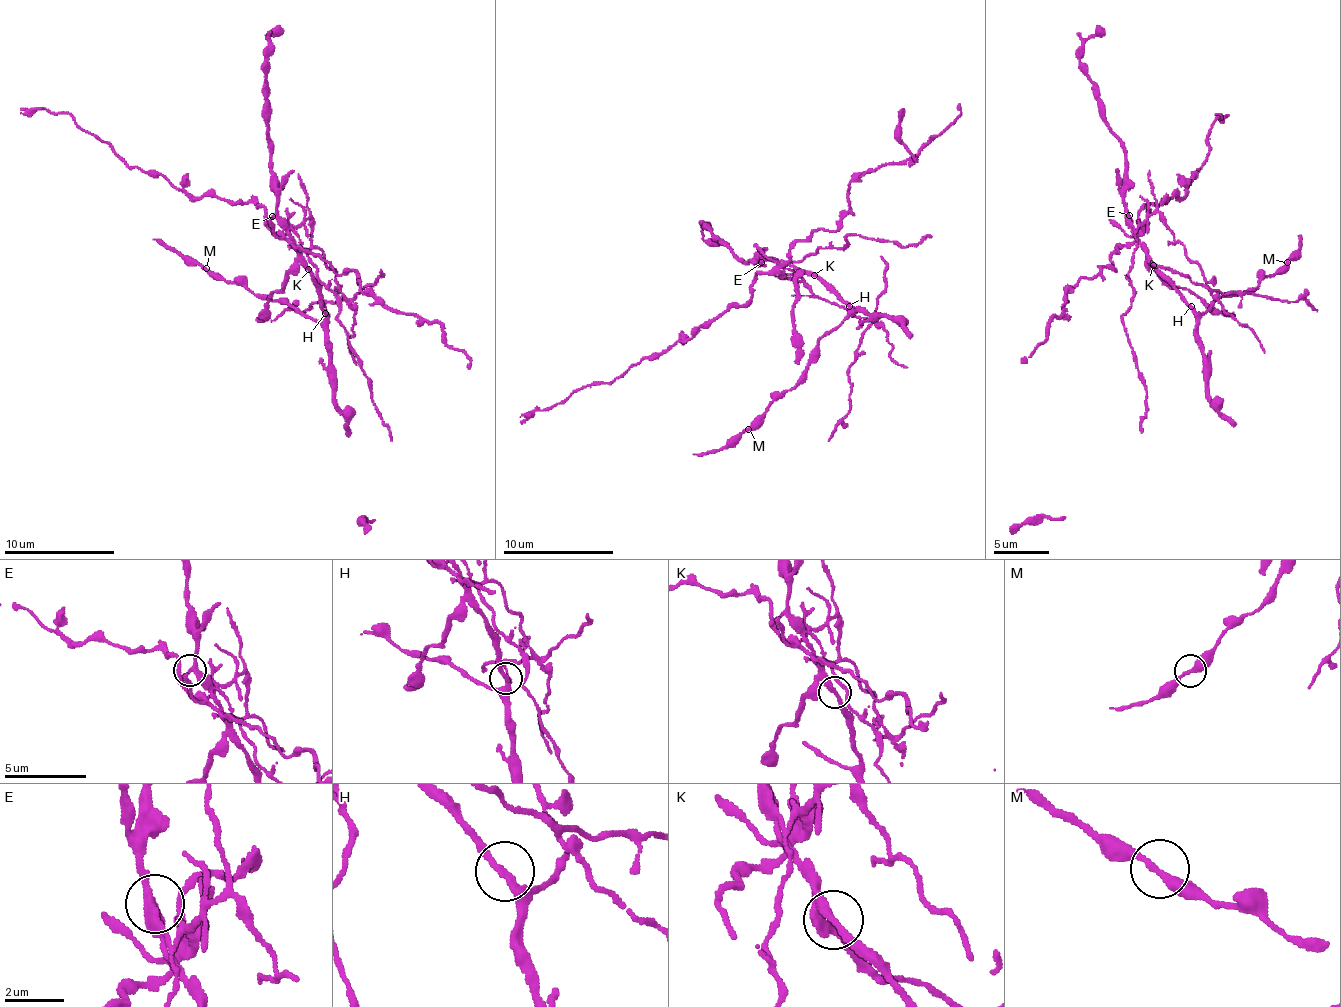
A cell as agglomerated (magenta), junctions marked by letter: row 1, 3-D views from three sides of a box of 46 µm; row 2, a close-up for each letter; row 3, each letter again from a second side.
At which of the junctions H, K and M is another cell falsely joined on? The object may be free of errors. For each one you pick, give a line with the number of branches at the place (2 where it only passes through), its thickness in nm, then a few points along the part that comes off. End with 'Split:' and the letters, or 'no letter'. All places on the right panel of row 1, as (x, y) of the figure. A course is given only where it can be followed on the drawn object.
K: Branches: 2. Thickness 280 nm. Course of the part to remove: (1153, 266), (1134, 236), (1142, 210), (1183, 197), (1210, 148), (1205, 138), (1217, 117), (1222, 119)
Split: K

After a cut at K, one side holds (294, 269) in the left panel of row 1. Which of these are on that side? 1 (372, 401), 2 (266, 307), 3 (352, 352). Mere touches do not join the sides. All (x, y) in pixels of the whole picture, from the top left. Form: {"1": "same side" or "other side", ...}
{"1": "same side", "2": "same side", "3": "same side"}

